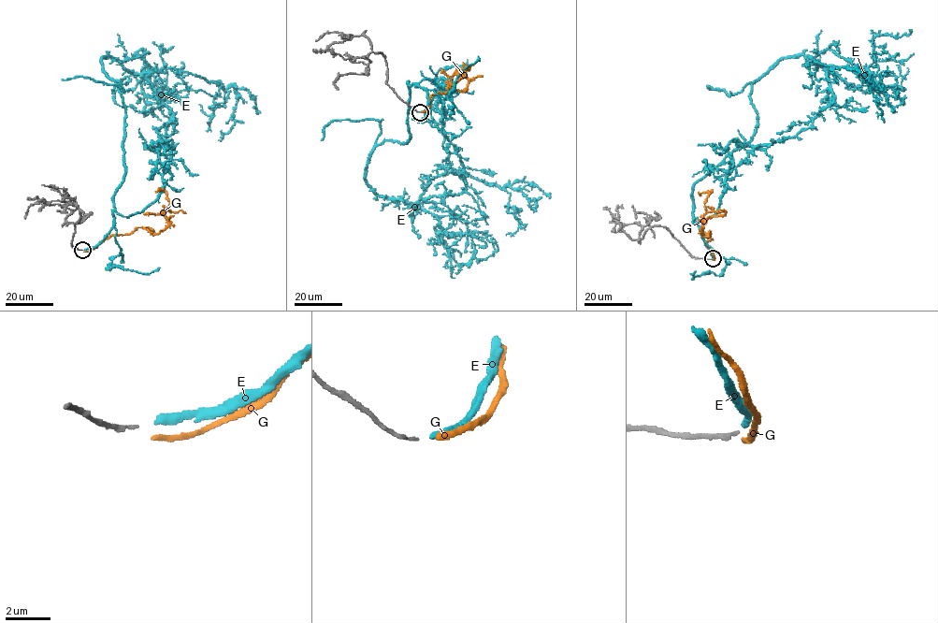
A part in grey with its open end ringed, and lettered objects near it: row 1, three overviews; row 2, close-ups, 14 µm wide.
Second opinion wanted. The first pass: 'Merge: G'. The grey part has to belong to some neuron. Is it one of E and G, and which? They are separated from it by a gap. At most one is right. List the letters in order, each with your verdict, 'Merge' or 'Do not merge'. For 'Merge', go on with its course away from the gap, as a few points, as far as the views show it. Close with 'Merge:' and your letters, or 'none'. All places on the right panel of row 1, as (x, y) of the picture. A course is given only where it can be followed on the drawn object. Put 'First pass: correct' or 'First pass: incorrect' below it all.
E: Do not merge
G: Do not merge
Merge: none
First pass: incorrect

